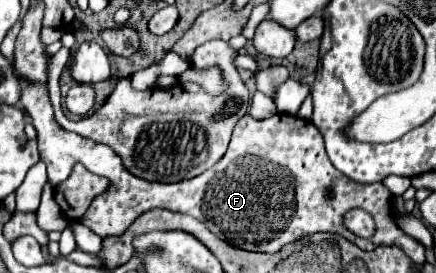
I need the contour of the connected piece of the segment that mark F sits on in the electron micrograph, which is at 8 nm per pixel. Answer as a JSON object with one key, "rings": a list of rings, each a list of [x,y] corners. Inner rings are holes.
{"rings":[[[23,87],[23,95],[21,95],[21,107],[25,109],[25,113],[31,117],[31,123],[37,129],[37,143],[39,143],[39,155],[41,161],[47,165],[47,175],[49,175],[49,183],[51,187],[57,187],[59,183],[63,183],[69,173],[71,167],[75,163],[85,163],[85,167],[101,177],[107,177],[111,181],[109,191],[105,191],[103,195],[99,195],[94,199],[82,217],[81,222],[87,227],[91,227],[97,235],[107,237],[107,235],[121,235],[137,215],[153,209],[153,207],[163,207],[169,211],[179,211],[179,213],[189,213],[195,219],[205,221],[205,225],[219,235],[221,239],[229,241],[231,245],[245,249],[245,251],[263,251],[263,253],[277,253],[283,245],[293,243],[305,235],[317,233],[317,231],[331,231],[331,233],[341,233],[343,237],[351,239],[351,243],[355,243],[357,247],[371,251],[377,245],[399,245],[399,247],[411,247],[413,239],[407,237],[389,217],[389,199],[391,193],[381,185],[381,183],[373,183],[373,185],[361,185],[355,183],[353,179],[347,179],[343,173],[339,173],[333,163],[327,159],[325,147],[323,147],[323,135],[319,133],[319,129],[311,123],[311,121],[303,121],[295,115],[283,115],[283,113],[275,113],[269,119],[257,121],[251,115],[245,115],[239,119],[239,123],[233,129],[233,137],[229,143],[227,153],[221,157],[219,163],[215,163],[209,171],[201,173],[199,177],[187,179],[187,181],[179,181],[179,183],[157,183],[157,181],[145,181],[139,179],[135,175],[131,175],[123,161],[119,159],[119,155],[115,155],[115,151],[107,145],[95,143],[87,137],[81,137],[77,133],[67,133],[61,125],[57,125],[55,117],[53,117],[53,107],[49,101],[49,93],[45,91],[45,87]],[[291,175],[293,175],[293,187],[295,187],[295,213],[291,217]],[[353,209],[363,209],[367,213],[373,215],[375,219],[375,233],[369,239],[357,237],[353,235],[345,225],[343,225],[343,217],[347,211]]]}

